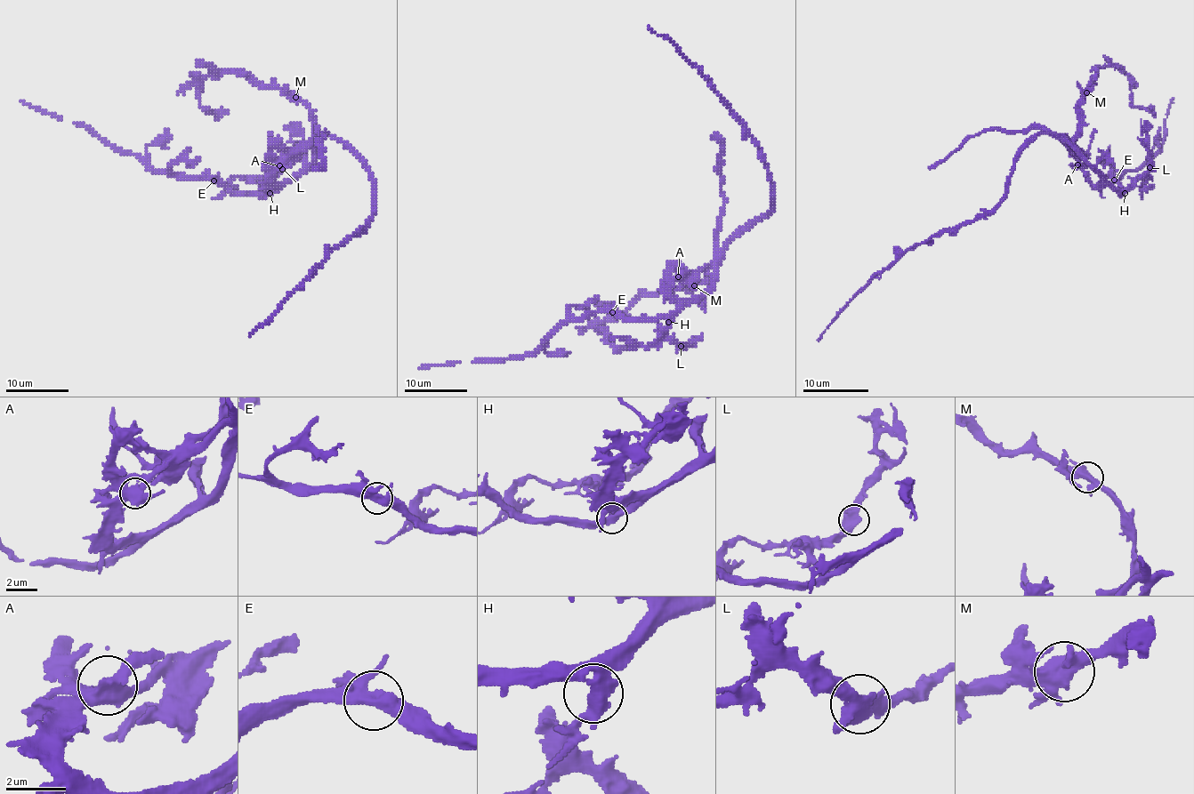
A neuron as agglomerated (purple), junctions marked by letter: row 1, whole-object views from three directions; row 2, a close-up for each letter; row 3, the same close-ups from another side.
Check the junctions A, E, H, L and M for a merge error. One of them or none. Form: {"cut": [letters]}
{"cut": ["A"]}

